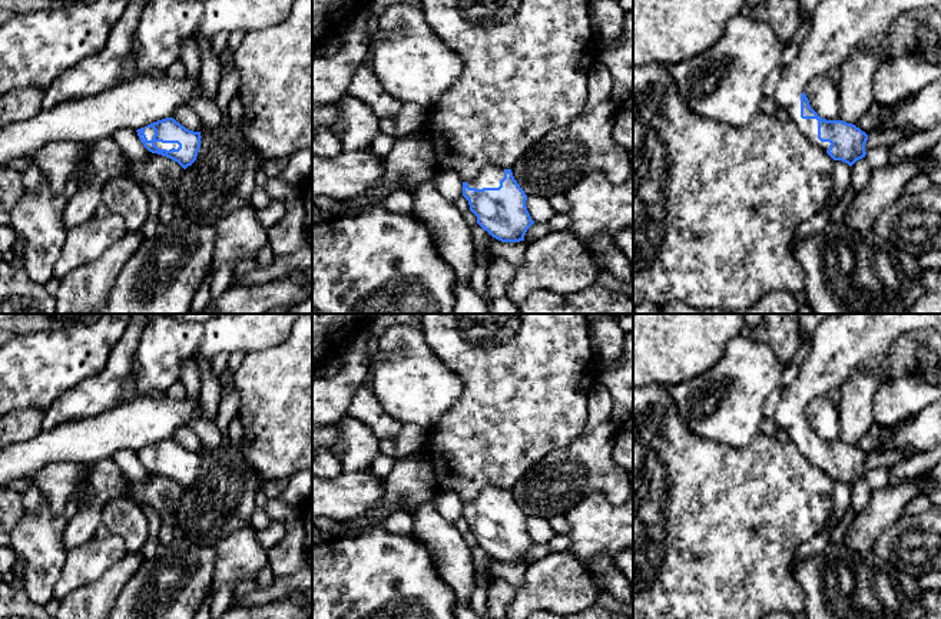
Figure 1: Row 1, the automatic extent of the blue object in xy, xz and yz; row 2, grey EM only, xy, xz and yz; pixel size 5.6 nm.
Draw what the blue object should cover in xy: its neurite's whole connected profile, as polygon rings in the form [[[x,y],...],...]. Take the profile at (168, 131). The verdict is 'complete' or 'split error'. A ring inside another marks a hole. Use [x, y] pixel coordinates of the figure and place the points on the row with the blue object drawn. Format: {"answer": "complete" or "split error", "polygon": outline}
{"answer": "split error", "polygon": [[[173,117],[153,122],[136,132],[149,152],[175,160],[183,169],[196,160],[201,148],[201,132],[186,129]]]}

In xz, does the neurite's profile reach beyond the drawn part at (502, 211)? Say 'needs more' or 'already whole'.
needs more

